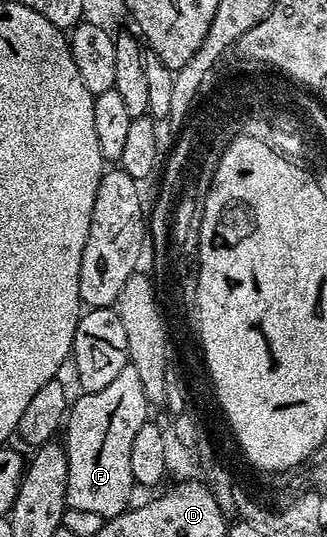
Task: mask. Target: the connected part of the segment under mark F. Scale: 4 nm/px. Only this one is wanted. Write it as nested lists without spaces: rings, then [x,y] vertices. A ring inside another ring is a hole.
[[[130,364],[125,368],[121,368],[121,372],[108,384],[107,387],[101,388],[101,392],[89,392],[88,394],[80,393],[79,399],[72,401],[69,406],[69,413],[65,419],[65,445],[67,447],[67,459],[69,460],[69,484],[67,485],[67,505],[73,508],[81,508],[85,512],[97,512],[97,516],[103,519],[115,518],[122,514],[124,510],[128,509],[131,498],[131,489],[136,489],[136,482],[131,475],[129,468],[129,452],[133,449],[133,439],[137,437],[137,431],[142,428],[149,421],[149,405],[145,398],[144,387],[141,385],[140,375],[137,373],[135,367]]]

